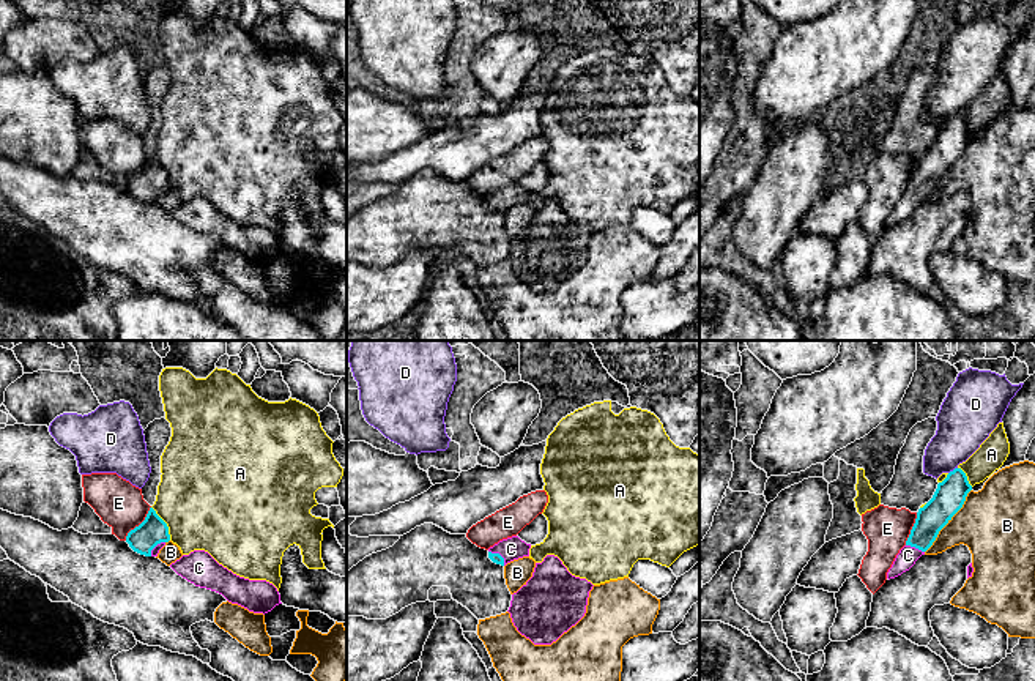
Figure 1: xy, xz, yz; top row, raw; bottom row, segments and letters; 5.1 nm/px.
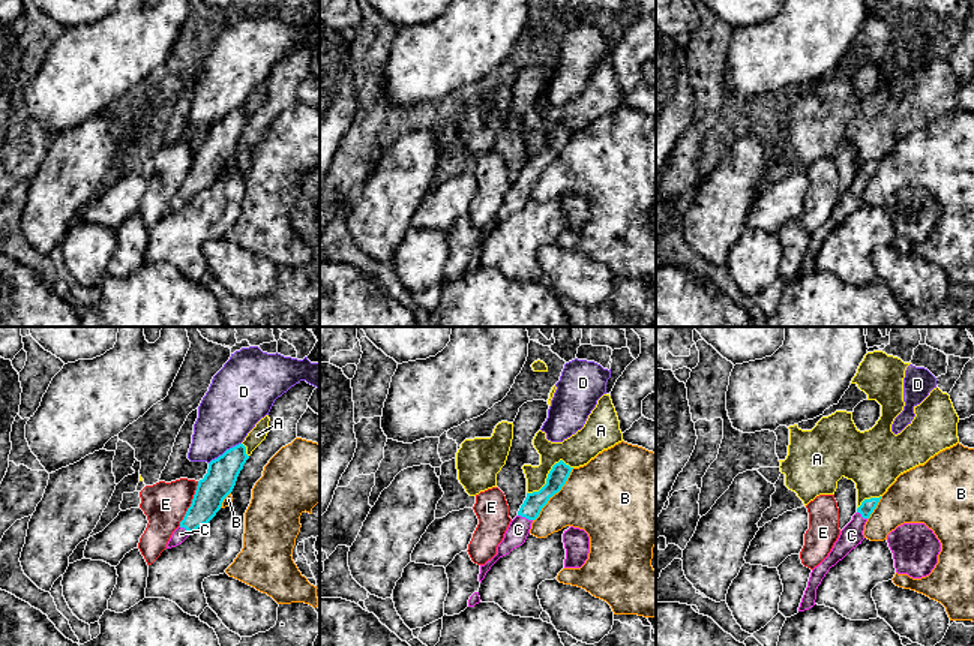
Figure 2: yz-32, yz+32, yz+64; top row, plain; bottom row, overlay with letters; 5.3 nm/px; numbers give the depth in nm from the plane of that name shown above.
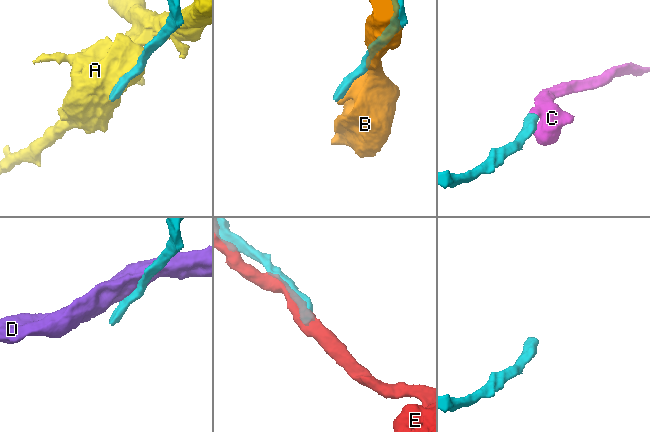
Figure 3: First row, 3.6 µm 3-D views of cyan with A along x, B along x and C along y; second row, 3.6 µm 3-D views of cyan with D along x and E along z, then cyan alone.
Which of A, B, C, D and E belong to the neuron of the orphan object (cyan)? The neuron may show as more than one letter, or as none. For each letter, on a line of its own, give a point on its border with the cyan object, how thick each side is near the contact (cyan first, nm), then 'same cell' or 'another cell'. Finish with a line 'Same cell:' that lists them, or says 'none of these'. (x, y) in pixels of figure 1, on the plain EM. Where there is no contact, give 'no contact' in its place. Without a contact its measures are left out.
A: xy (166, 171) | 150/500 nm | another cell
B: yz (950, 166) | 160/380 nm | another cell
C: yz (916, 194) | 150/100 nm | same cell
D: yz (953, 117) | 160/280 nm | another cell
E: xy (140, 171) | 150/240 nm | another cell
Same cell: C

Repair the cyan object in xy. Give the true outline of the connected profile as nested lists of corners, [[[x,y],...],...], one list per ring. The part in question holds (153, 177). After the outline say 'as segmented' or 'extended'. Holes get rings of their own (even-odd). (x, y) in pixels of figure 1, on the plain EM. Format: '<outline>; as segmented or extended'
[[[150,154],[145,167],[126,183],[129,194],[145,203],[158,203],[169,188],[169,173],[153,154]]]; extended

